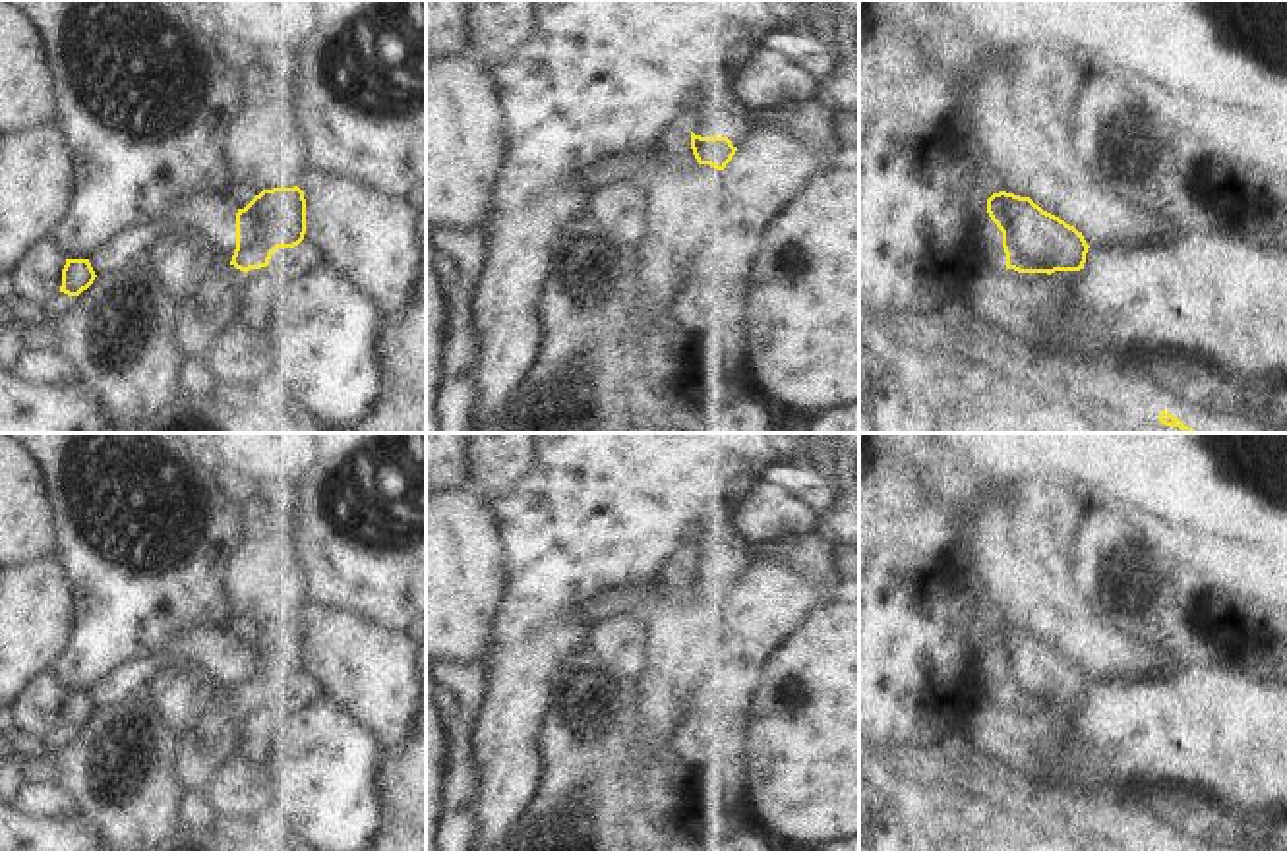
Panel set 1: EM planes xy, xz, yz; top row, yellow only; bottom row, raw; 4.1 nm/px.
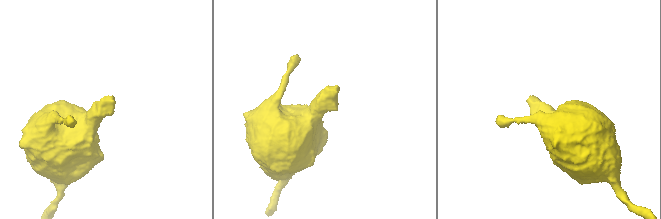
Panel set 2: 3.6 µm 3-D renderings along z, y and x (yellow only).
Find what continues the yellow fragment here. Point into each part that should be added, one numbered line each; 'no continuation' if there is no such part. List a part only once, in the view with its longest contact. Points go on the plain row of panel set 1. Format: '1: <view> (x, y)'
1: xz (724, 548)

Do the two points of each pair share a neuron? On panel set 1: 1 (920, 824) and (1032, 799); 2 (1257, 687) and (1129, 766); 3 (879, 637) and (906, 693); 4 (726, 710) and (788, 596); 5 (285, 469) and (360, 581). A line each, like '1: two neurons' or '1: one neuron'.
1: two neurons
2: one neuron
3: one neuron
4: one neuron
5: two neurons

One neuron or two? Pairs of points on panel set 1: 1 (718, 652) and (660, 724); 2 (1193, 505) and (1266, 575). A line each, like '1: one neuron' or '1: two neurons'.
1: one neuron
2: one neuron

